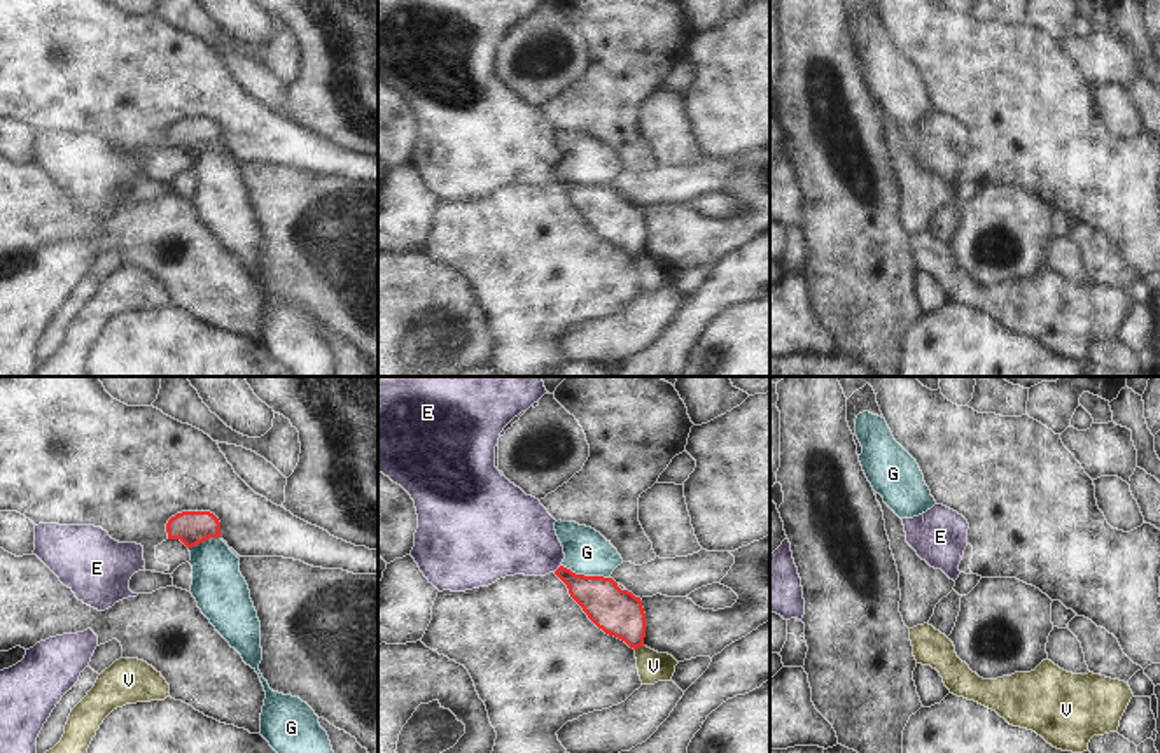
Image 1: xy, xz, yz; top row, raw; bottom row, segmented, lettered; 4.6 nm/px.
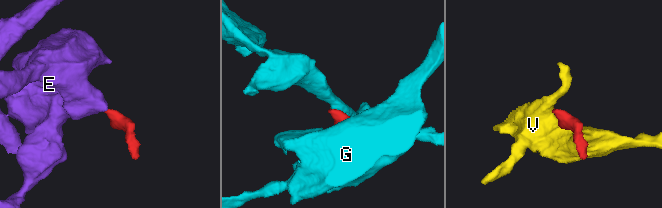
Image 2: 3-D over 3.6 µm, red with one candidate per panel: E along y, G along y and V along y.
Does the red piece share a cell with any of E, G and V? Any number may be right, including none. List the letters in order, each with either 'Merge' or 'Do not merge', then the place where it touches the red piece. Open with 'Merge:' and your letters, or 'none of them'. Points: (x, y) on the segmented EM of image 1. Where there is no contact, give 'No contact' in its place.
Merge: E
E: Merge. Touches red at xz (559, 568)
G: Do not merge. Touches red at xz (586, 577)
V: Do not merge. Touches red at xz (639, 647).

